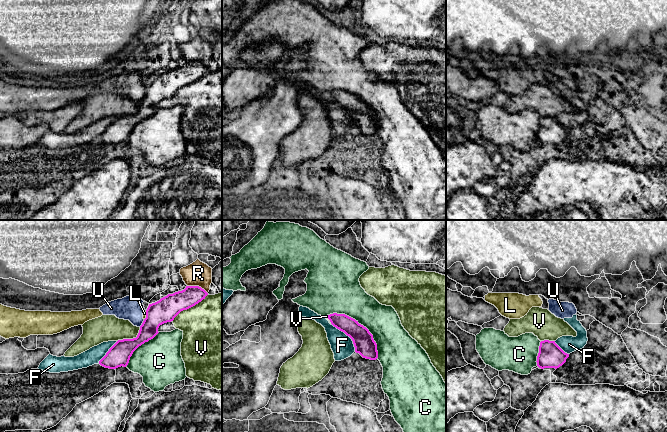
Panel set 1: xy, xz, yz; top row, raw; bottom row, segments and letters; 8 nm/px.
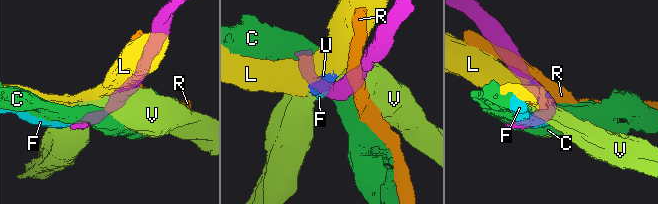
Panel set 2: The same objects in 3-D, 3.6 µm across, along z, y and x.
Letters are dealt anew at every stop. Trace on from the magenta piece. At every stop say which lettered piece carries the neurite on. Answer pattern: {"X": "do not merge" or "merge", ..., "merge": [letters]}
{"C": "do not merge", "F": "do not merge", "L": "do not merge", "R": "do not merge", "U": "do not merge", "V": "do not merge", "merge": []}

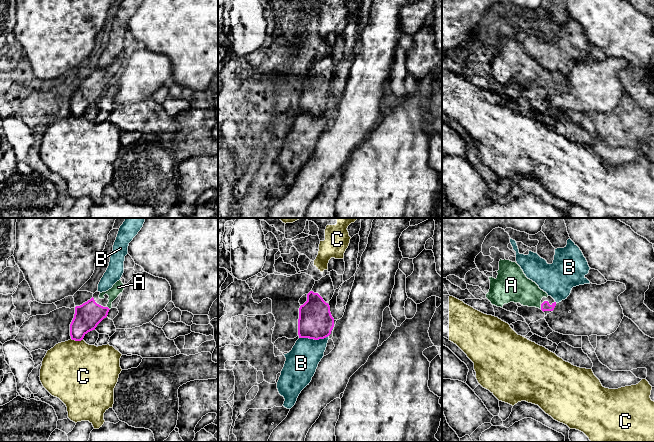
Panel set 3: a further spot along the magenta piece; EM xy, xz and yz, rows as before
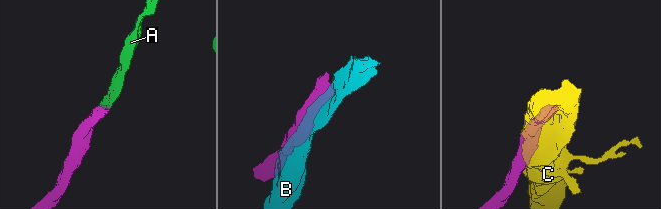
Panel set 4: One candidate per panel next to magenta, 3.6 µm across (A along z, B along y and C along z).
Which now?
{"A": "merge", "B": "do not merge", "C": "do not merge", "merge": ["A"]}

